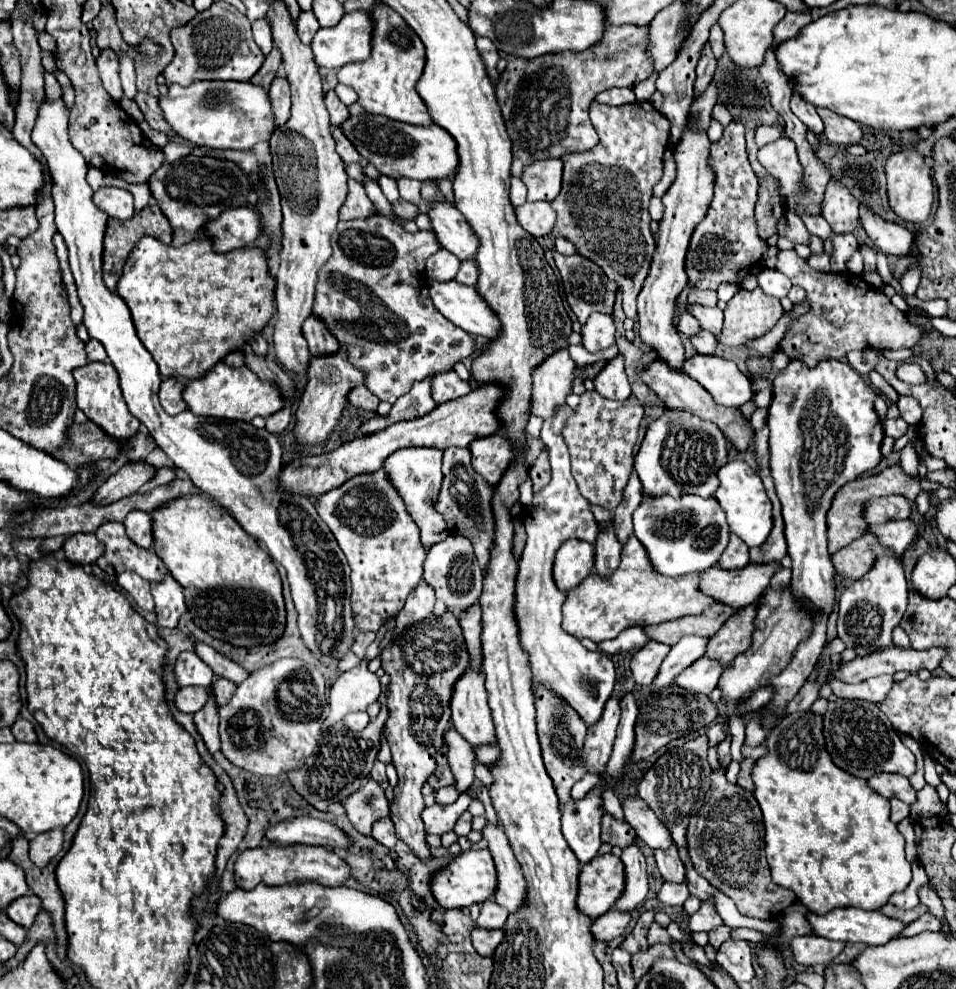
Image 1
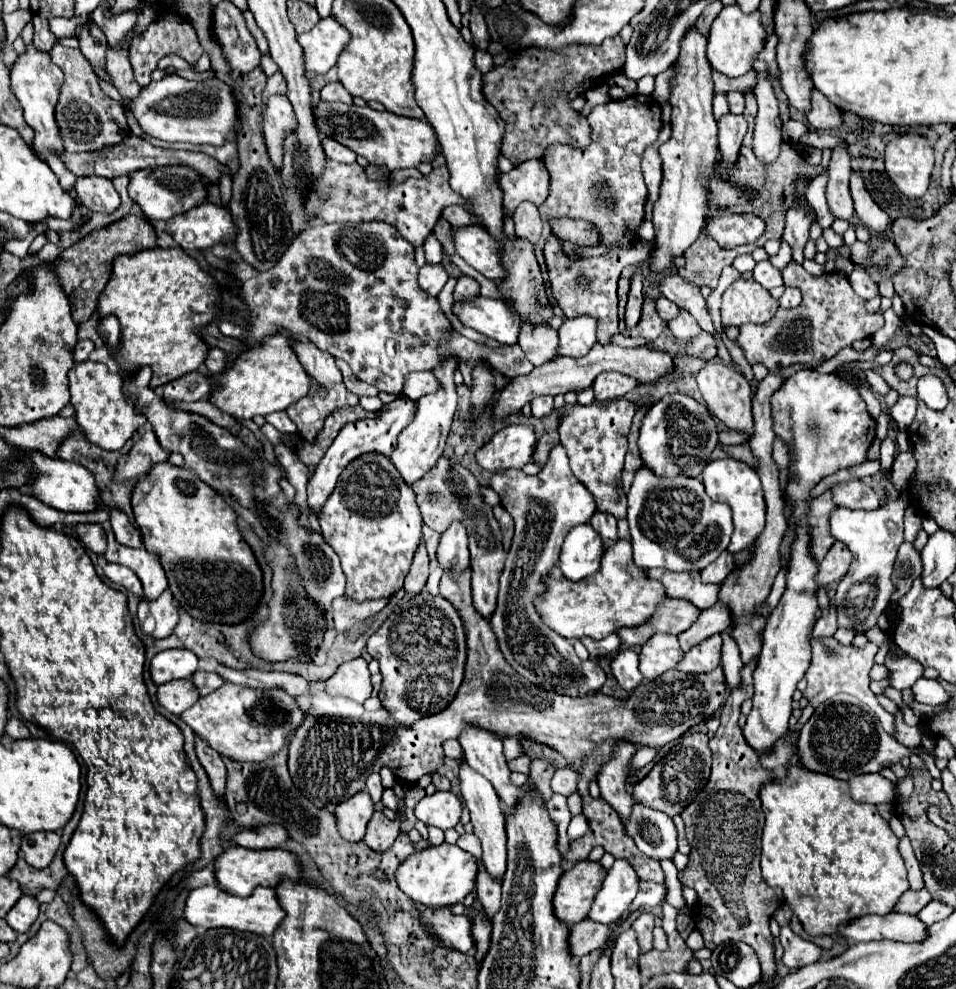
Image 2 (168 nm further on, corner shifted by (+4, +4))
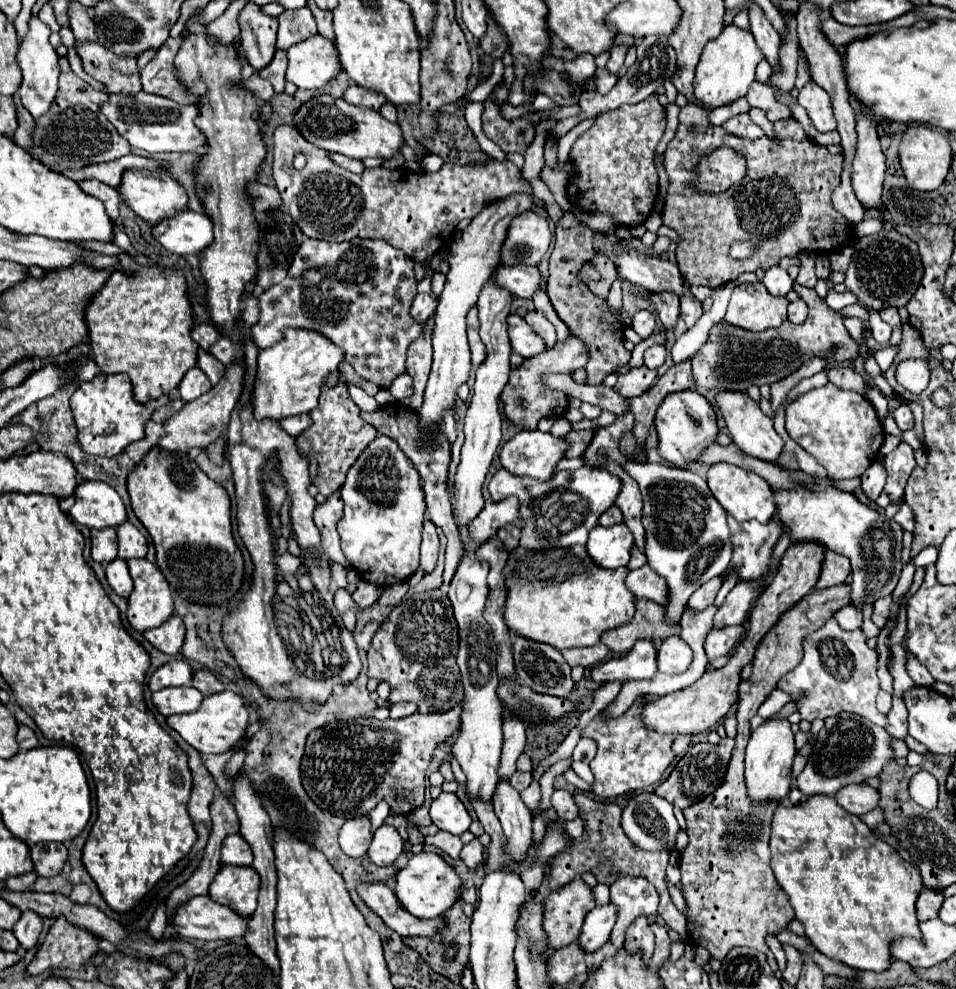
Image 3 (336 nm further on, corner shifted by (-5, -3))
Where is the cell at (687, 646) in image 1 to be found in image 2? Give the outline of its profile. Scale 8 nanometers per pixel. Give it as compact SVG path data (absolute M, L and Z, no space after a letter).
M717 601L715 605L711 605L711 609L703 609L701 615L697 617L697 621L679 635L681 649L689 651L693 645L701 643L705 637L721 633L729 625L731 625L731 611L727 609L727 605Z

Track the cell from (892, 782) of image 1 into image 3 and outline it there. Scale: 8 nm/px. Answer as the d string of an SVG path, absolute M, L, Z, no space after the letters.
M850 784L848 788L842 788L836 794L836 800L850 814L862 816L862 814L866 814L878 806L880 792L868 784Z

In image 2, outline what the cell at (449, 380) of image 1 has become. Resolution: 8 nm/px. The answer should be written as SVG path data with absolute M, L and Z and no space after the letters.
M415 371L415 373L407 373L407 381L403 385L403 395L415 401L417 397L433 393L437 387L439 387L439 383L431 371Z

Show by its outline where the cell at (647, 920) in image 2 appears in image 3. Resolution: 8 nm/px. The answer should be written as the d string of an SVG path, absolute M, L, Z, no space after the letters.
M650 924L652 932L656 934L656 950L654 950L654 956L652 956L652 966L658 968L660 964L664 964L670 956L670 938L668 938L668 932L664 926L660 924Z

